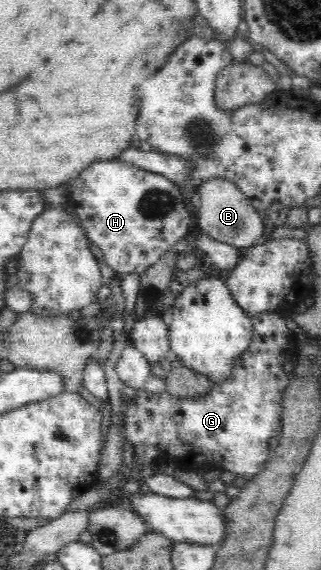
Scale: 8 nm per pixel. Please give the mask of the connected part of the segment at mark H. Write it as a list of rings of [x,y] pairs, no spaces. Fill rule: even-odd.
[[[115,157],[94,162],[78,177],[70,180],[67,186],[69,197],[75,203],[74,212],[78,215],[89,241],[100,248],[107,265],[119,275],[144,273],[188,233],[192,221],[189,204],[178,185],[159,173],[138,169],[132,163]]]

